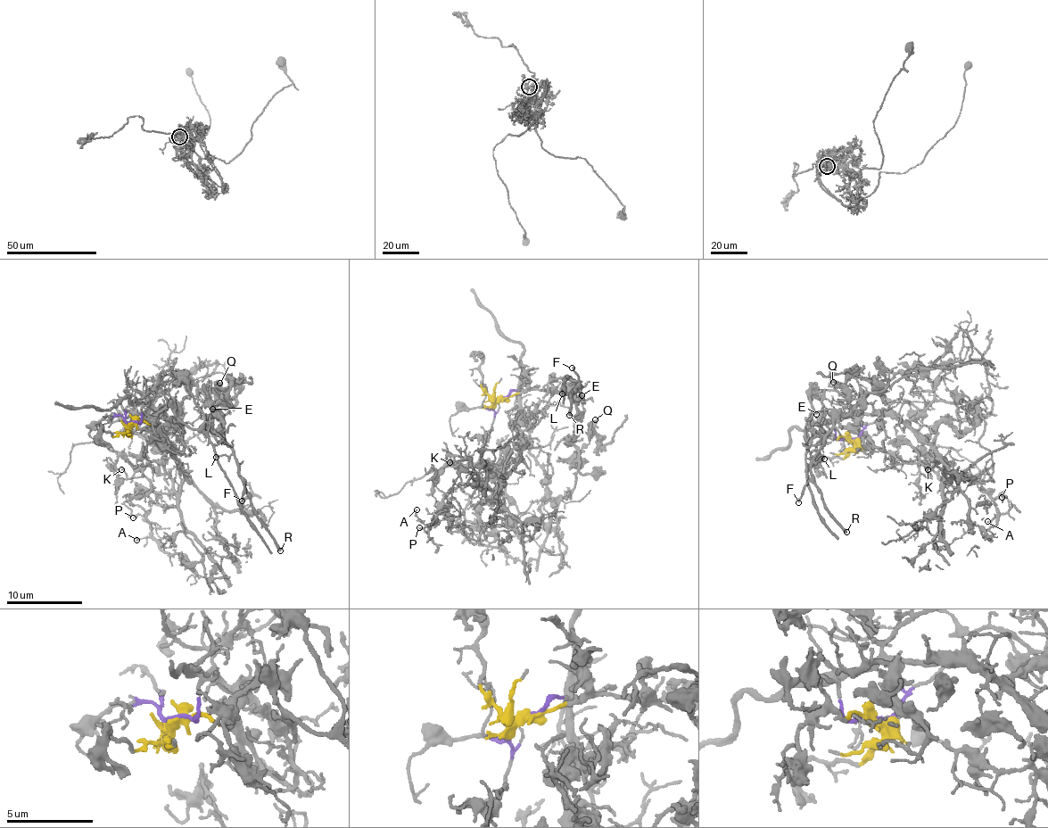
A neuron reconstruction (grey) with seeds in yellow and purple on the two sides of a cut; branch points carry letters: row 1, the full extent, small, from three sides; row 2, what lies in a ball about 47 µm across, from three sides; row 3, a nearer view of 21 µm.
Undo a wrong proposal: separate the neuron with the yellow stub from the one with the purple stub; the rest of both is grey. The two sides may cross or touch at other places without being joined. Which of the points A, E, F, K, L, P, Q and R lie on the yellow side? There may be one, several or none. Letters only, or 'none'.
E, F, L, Q, R

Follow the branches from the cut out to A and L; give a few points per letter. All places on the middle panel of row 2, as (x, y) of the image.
A: (499, 400), (513, 391), (520, 394), (520, 425), (518, 455), (494, 492), (454, 487), (432, 525), (416, 509)
L: (499, 400), (534, 388), (548, 390), (549, 379), (557, 377), (576, 382), (575, 397), (580, 394), (563, 393)

